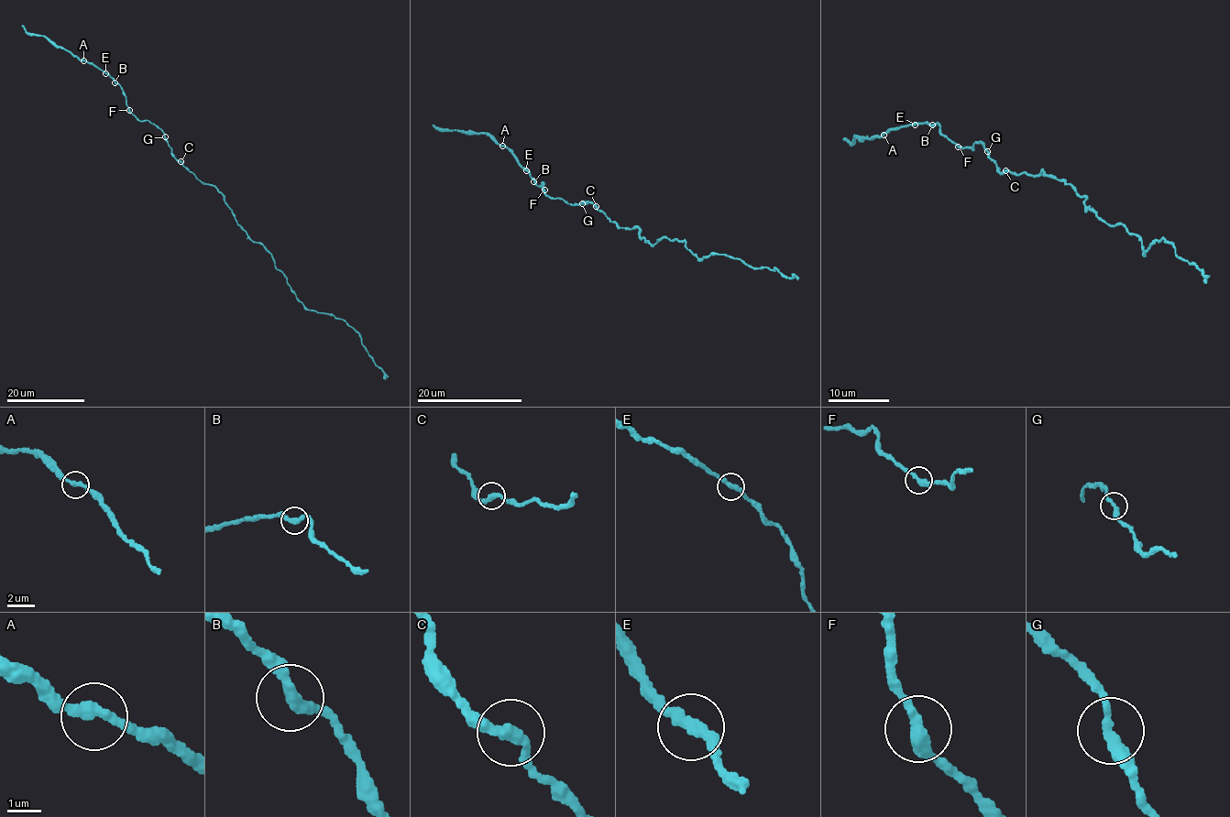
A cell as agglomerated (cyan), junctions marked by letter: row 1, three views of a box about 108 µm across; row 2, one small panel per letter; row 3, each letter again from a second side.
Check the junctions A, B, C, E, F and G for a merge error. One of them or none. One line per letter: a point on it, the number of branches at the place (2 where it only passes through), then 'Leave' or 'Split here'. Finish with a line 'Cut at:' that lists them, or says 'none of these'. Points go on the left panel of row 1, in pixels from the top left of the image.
A: Place: (83, 60). Branches: 2. Leave
B: Place: (115, 82). Branches: 2. Leave
C: Place: (181, 161). Branches: 2. Leave
E: Place: (105, 73). Branches: 2. Leave
F: Place: (129, 110). Branches: 2. Leave
G: Place: (165, 136). Branches: 2. Leave
Cut at: none of these

